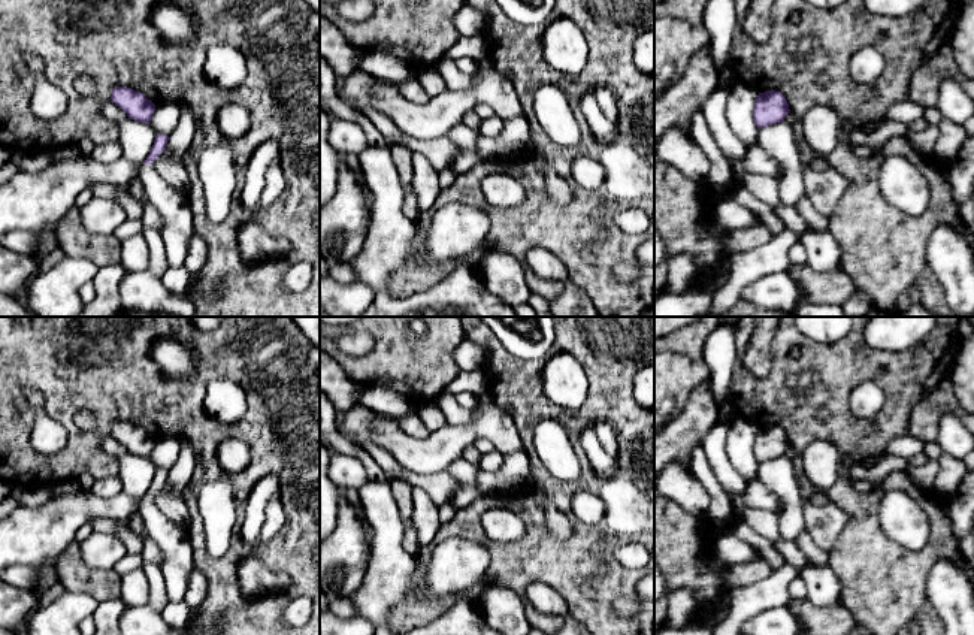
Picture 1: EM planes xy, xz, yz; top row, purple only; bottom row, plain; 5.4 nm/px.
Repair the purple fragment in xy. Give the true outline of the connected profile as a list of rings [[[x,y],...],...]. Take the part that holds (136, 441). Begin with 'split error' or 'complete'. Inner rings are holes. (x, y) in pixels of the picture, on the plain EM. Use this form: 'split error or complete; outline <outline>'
complete; outline [[[115,421],[111,426],[111,436],[120,441],[128,453],[149,459],[155,439],[142,427],[127,421]]]

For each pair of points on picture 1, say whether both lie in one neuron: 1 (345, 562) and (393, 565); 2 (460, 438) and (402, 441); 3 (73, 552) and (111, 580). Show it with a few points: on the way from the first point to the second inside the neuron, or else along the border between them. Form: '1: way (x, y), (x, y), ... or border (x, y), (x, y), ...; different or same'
1: border (371, 529), (369, 565), (362, 584), (351, 595); different
2: way (445, 445), (417, 445); same
3: way (75, 564), (91, 580), (99, 580); same

